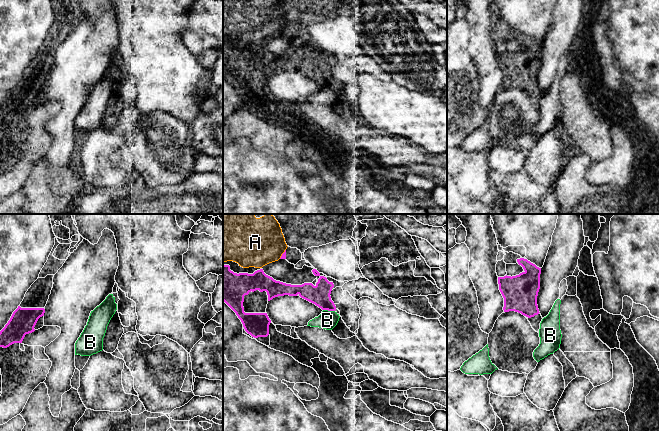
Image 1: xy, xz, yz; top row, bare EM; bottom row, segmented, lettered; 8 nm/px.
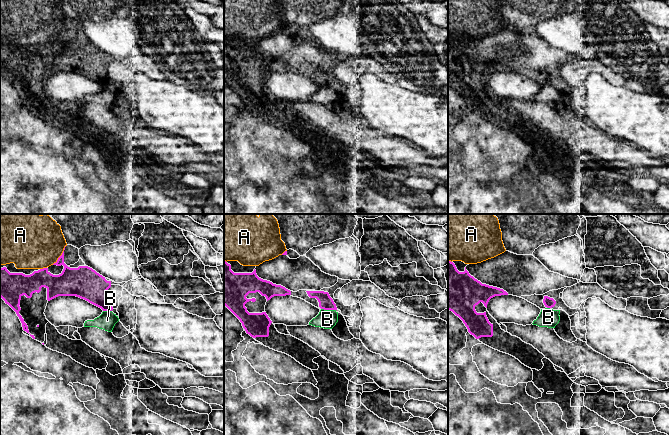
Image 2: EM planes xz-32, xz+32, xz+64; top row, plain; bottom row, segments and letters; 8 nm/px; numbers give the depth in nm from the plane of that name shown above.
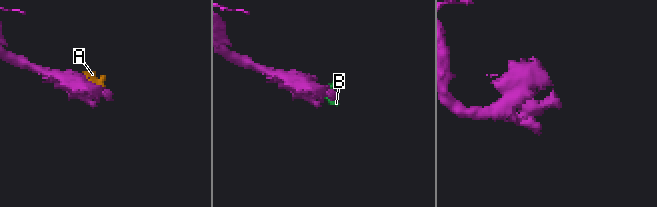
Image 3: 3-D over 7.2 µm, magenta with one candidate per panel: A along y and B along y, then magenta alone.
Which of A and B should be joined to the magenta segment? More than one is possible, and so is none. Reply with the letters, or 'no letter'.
A

